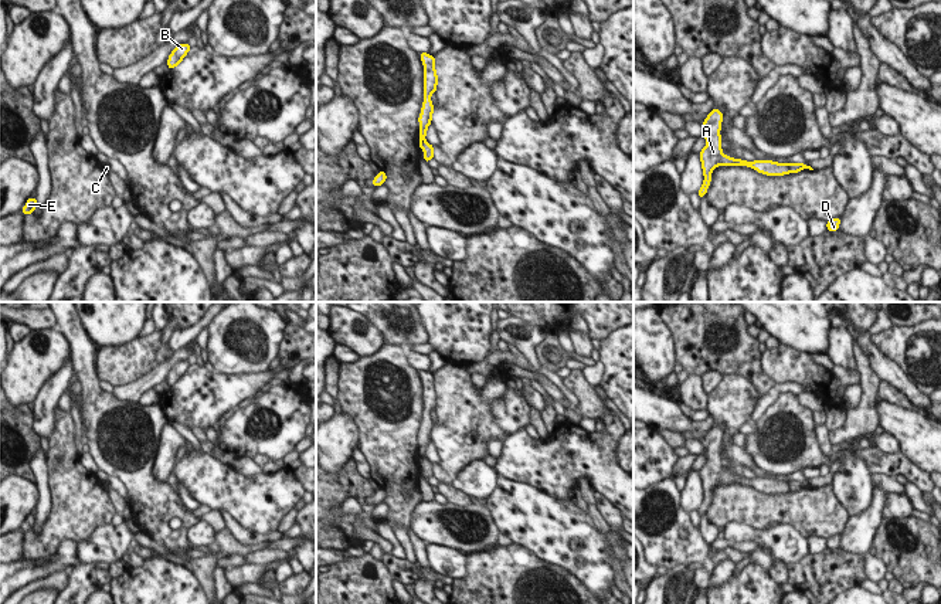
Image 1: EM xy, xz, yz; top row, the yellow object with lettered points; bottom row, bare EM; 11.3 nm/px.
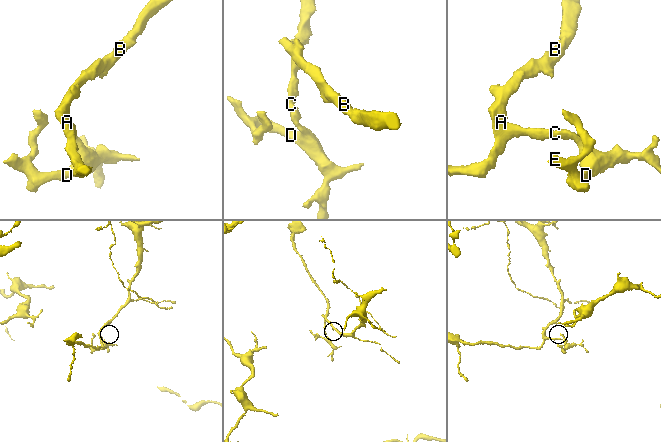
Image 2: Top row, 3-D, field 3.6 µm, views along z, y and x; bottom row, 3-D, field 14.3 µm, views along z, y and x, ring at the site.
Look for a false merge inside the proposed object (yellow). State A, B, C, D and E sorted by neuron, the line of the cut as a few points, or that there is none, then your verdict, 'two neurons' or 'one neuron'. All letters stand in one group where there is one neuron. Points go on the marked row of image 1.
A B / C D E; cut in yz along (788, 165), (790, 172); two neurons

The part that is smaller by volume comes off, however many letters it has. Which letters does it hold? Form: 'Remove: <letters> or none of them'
Remove: C, D, E

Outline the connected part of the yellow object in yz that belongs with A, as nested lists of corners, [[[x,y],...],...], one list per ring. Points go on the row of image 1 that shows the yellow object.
[[[713,108],[711,112],[707,115],[706,121],[701,123],[704,129],[703,138],[707,140],[707,145],[700,152],[700,162],[703,167],[704,181],[700,190],[697,191],[699,197],[704,197],[707,189],[710,187],[711,181],[711,172],[717,166],[748,166],[757,170],[758,173],[764,173],[765,176],[785,176],[789,173],[789,164],[777,163],[772,160],[754,160],[747,162],[741,159],[733,159],[721,152],[721,129],[723,113],[717,108]]]

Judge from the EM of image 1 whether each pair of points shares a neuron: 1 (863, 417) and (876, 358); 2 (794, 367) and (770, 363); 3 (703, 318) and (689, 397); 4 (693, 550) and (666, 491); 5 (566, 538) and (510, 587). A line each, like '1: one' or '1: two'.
1: two
2: one
3: two
4: one
5: two

